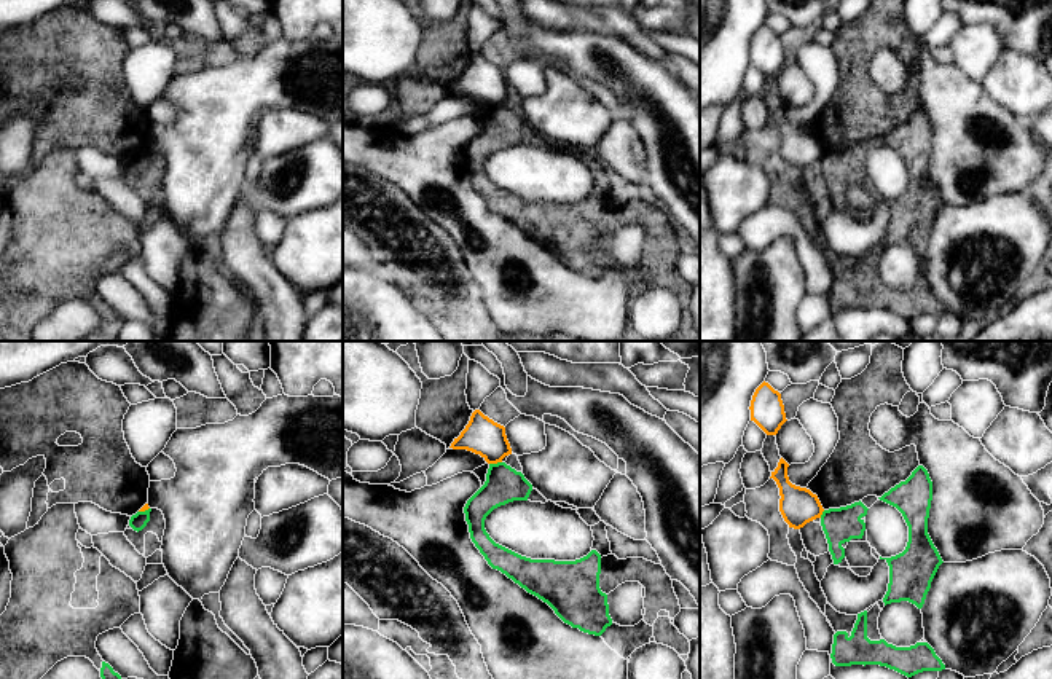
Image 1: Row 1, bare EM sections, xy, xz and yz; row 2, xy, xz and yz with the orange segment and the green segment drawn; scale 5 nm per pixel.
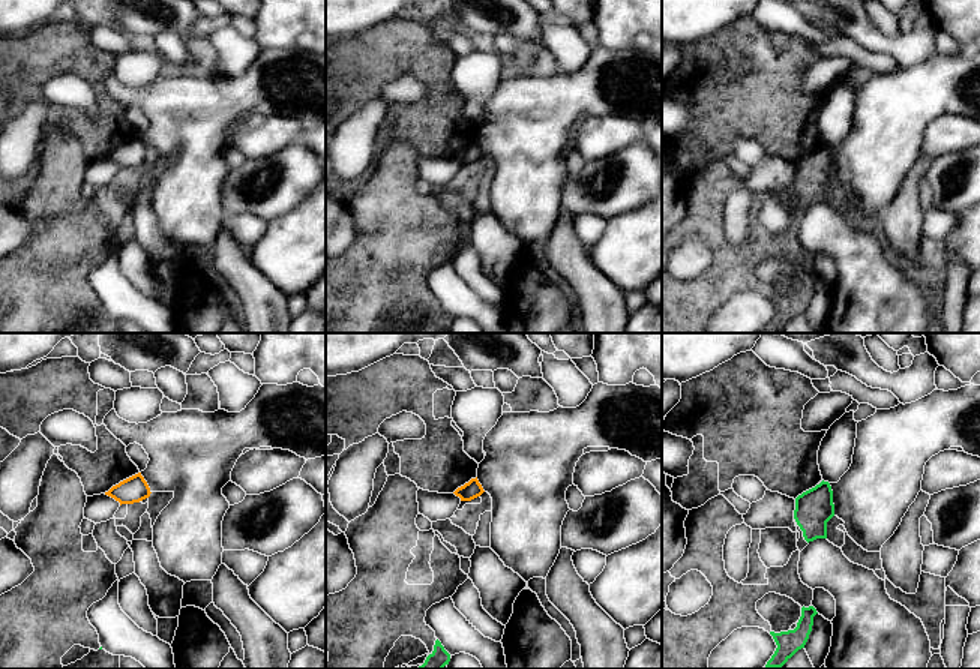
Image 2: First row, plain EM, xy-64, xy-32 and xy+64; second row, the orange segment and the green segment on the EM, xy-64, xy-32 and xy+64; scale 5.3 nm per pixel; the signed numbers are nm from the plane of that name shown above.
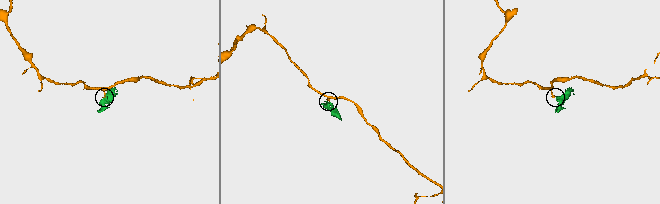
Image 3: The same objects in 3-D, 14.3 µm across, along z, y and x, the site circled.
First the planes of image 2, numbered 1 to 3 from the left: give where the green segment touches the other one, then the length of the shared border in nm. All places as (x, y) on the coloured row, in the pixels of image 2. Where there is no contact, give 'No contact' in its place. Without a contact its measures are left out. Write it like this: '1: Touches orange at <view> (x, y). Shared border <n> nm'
1: No contact
2: No contact
3: No contact

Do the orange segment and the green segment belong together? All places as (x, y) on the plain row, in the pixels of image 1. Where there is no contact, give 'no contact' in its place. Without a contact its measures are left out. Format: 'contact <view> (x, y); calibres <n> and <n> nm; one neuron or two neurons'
contact xz (494, 105); calibres 190 and 180 nm; two neurons

